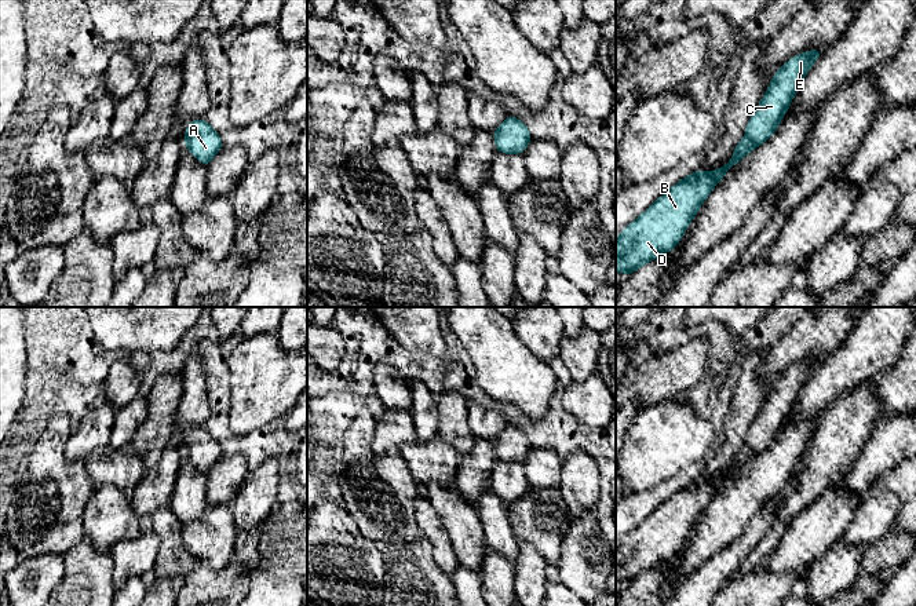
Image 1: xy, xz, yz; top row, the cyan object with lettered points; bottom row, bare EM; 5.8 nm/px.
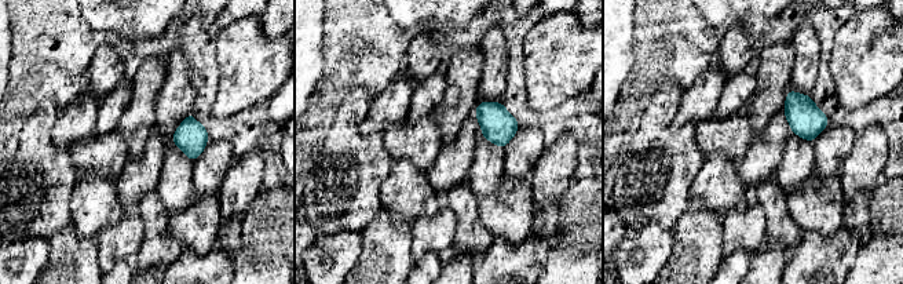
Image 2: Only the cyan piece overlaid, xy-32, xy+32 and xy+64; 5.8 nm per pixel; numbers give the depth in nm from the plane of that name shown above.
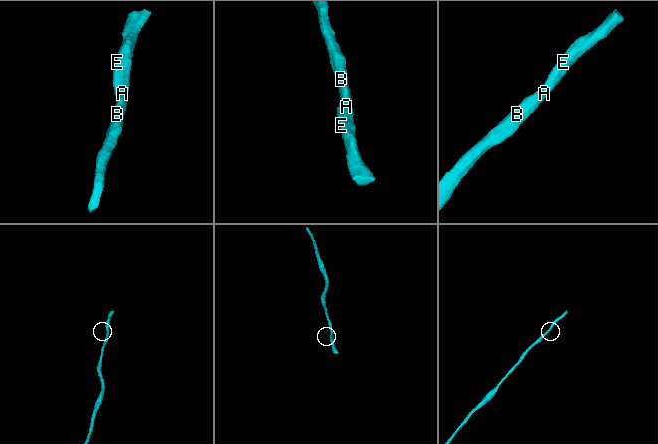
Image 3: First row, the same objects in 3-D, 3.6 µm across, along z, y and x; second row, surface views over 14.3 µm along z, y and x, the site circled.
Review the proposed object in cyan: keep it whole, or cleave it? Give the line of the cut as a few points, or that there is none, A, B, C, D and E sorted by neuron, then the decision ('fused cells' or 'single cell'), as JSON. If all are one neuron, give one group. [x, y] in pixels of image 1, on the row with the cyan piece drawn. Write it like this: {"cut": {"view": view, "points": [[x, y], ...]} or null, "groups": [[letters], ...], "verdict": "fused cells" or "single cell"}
{"cut": null, "groups": [["A", "B", "C", "D", "E"]], "verdict": "single cell"}

